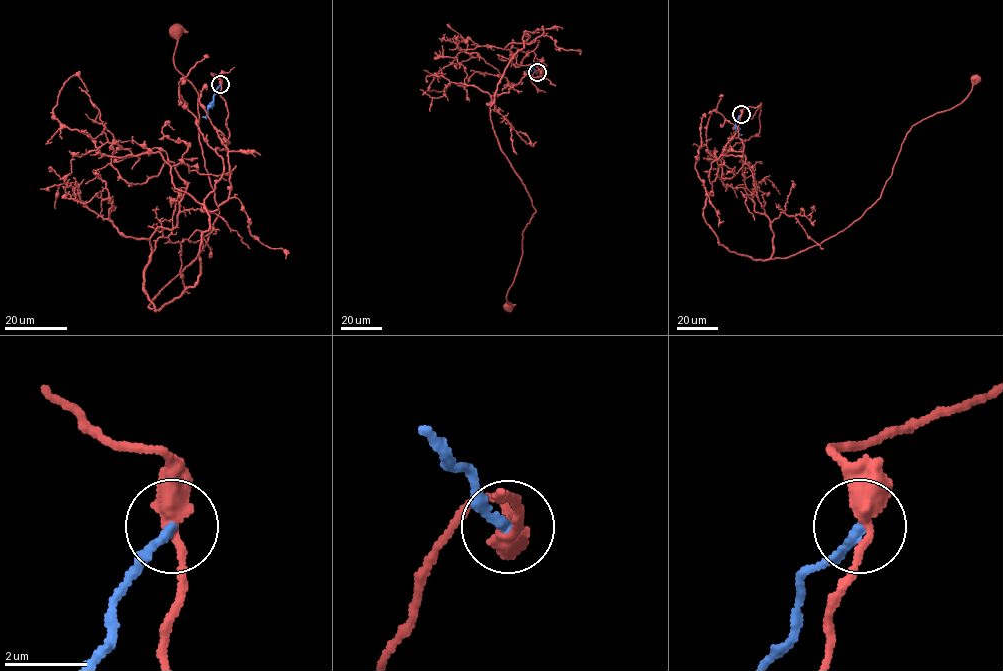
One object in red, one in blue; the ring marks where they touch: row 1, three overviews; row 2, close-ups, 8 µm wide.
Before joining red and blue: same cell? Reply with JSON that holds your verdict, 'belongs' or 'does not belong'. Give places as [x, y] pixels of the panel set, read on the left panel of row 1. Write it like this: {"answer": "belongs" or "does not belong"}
{"answer": "does not belong"}

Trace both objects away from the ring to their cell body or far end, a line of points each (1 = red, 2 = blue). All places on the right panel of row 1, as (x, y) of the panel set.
1: (741, 113), (742, 154), (711, 163), (703, 217), (730, 251), (788, 258), (857, 220), (911, 128), (975, 78)
2: (741, 113), (735, 127), (742, 135)

